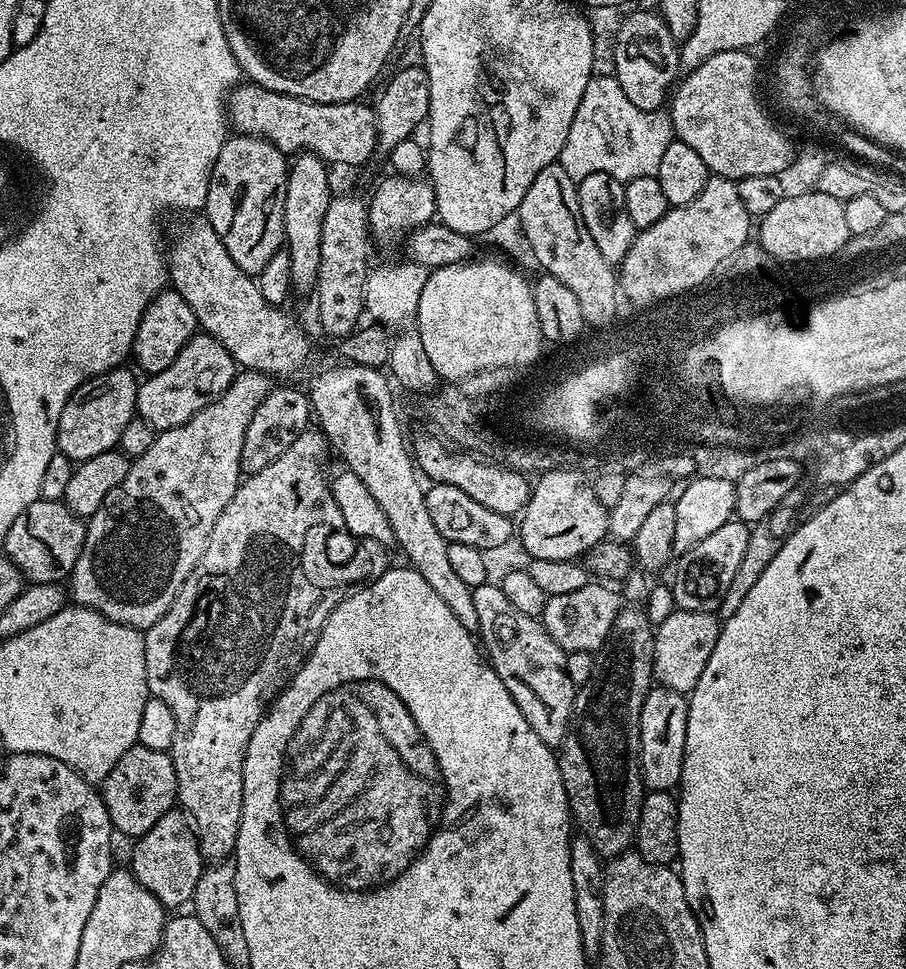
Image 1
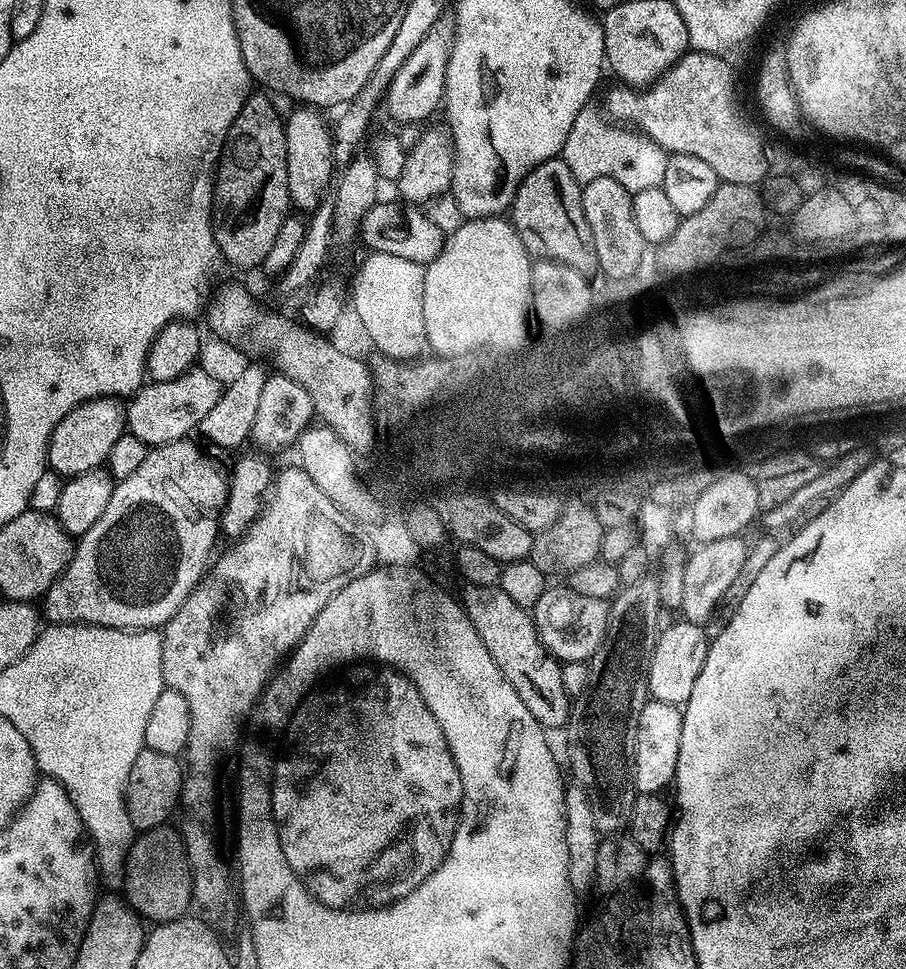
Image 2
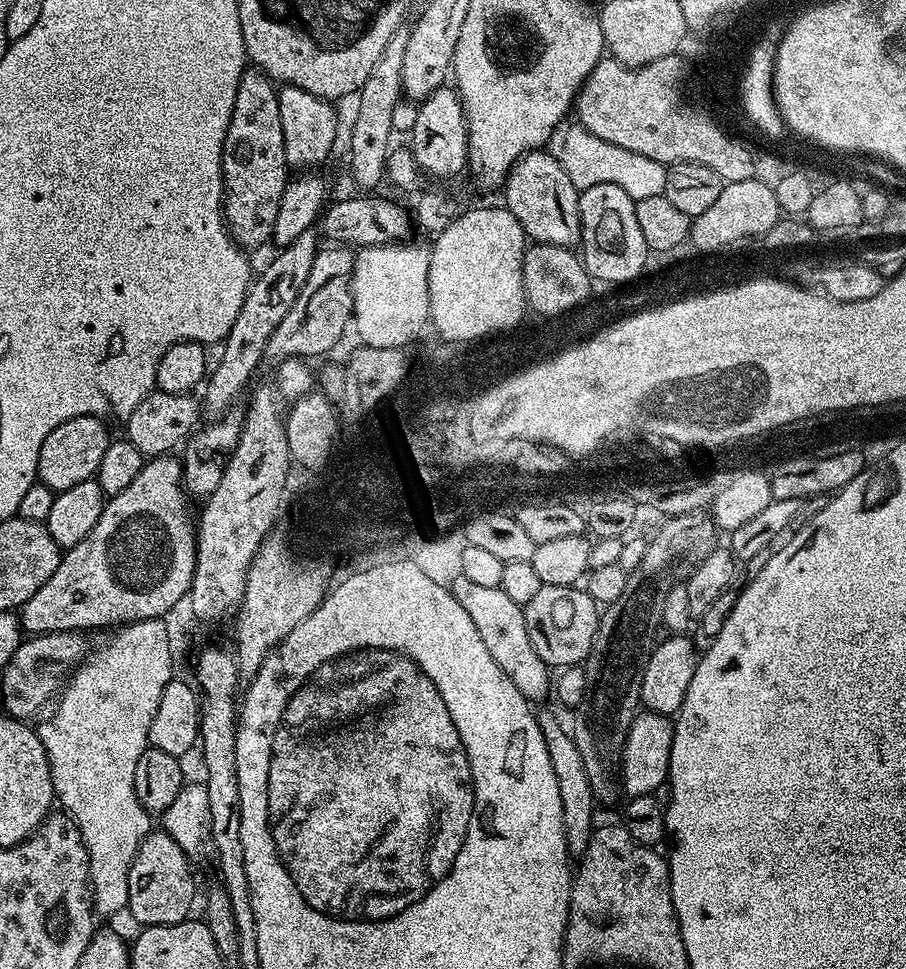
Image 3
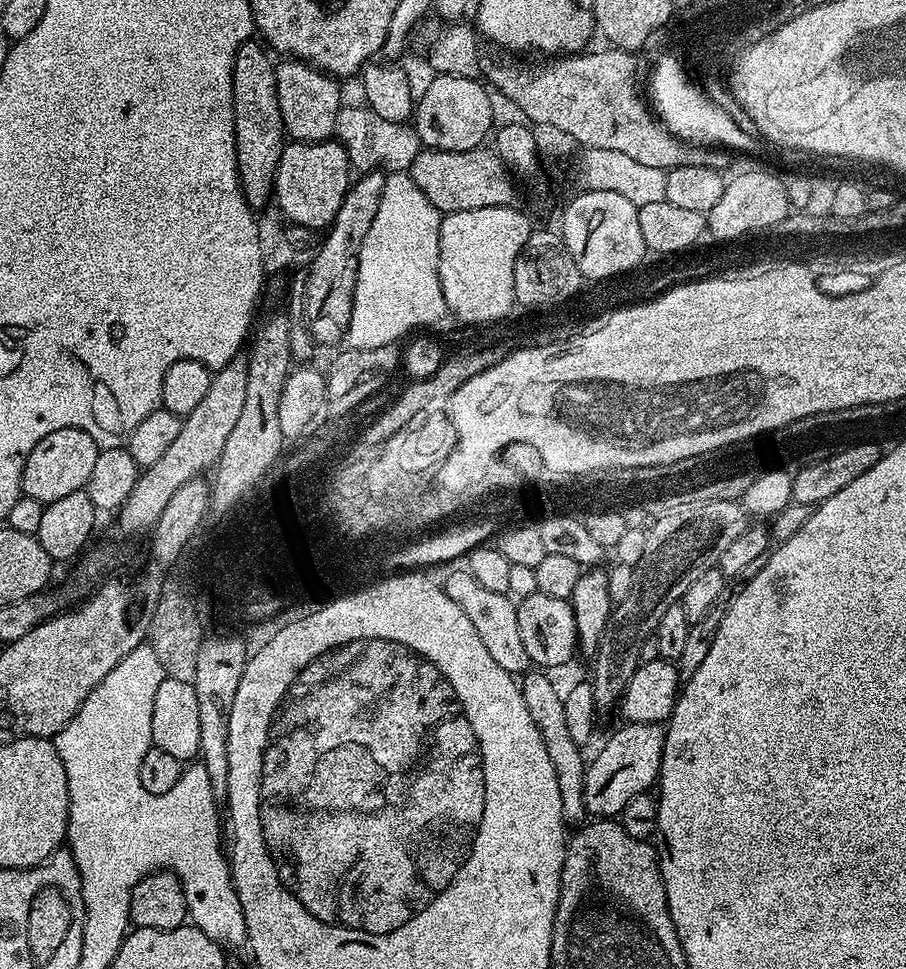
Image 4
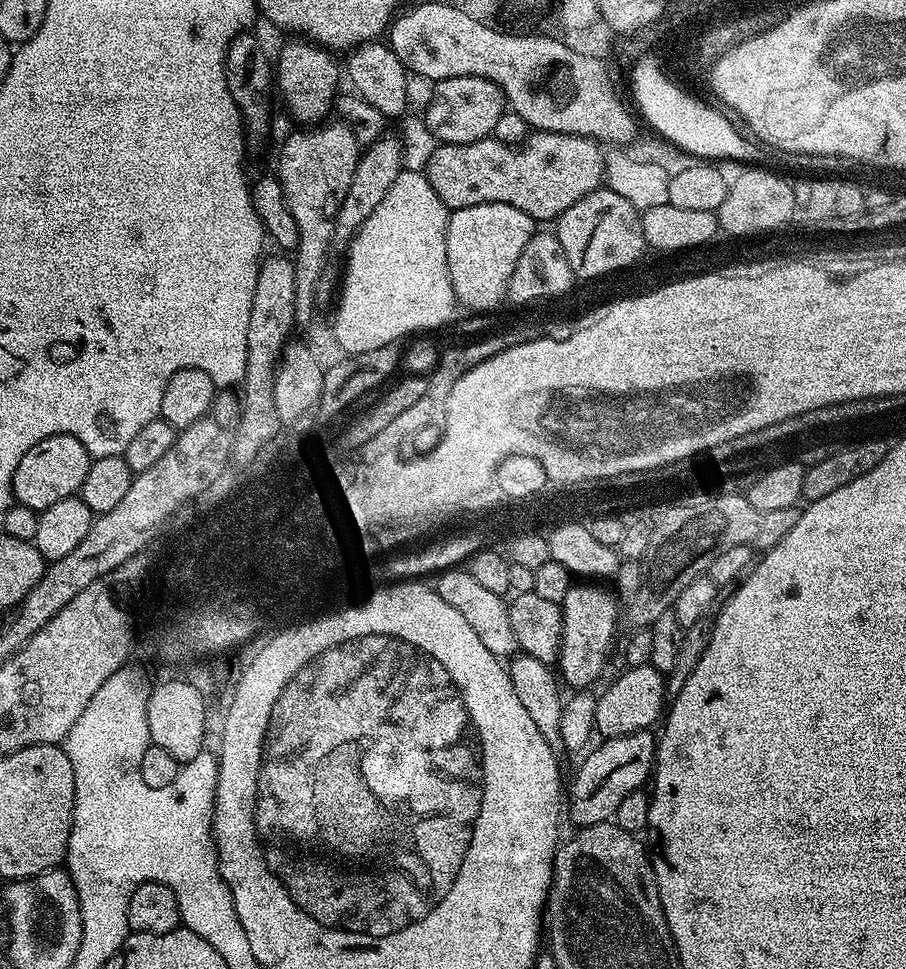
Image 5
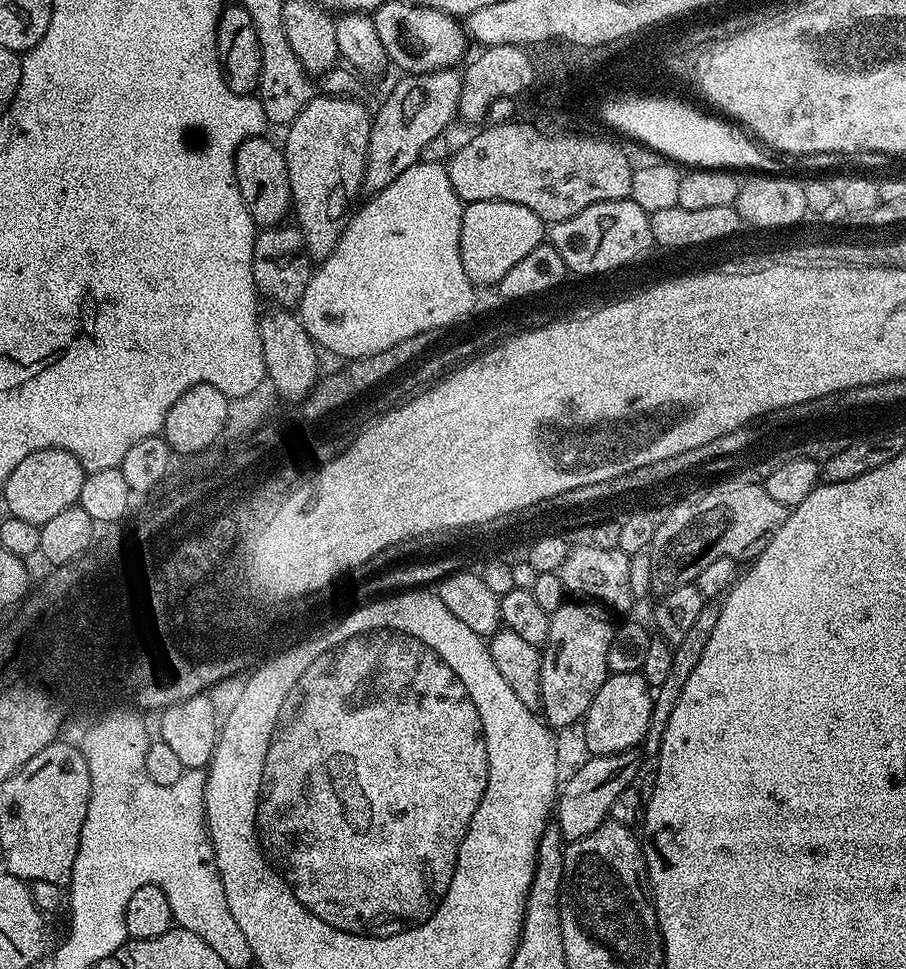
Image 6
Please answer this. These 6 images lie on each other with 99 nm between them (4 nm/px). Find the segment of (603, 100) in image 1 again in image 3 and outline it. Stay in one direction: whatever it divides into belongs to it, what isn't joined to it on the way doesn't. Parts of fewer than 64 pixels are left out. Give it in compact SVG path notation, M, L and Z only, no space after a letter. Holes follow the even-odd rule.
M574 124L565 134L558 157L566 174L579 191L596 185L618 185L632 200L638 201L642 198L661 196L665 190L665 165L654 162L645 155L635 154L632 150L605 142L579 124Z

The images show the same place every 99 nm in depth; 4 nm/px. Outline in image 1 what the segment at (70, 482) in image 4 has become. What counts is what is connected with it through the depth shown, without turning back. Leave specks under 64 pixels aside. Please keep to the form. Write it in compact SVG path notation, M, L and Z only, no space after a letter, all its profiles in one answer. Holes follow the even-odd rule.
M127 367L111 368L109 372L98 374L86 383L80 384L78 390L66 402L62 418L58 418L56 446L66 458L73 462L89 460L94 454L113 451L126 430L126 422L136 416L137 377L127 372Z

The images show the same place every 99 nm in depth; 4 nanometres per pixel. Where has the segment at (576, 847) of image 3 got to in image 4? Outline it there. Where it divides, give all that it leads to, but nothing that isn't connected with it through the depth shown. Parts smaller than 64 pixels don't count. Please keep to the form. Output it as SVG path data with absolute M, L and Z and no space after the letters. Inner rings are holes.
M529 670L523 673L519 681L520 693L526 702L526 710L530 710L530 718L534 718L534 726L542 734L542 742L546 746L546 754L550 754L550 763L554 766L554 778L558 778L558 794L562 794L562 814L569 825L579 825L585 819L584 811L584 769L586 767L586 756L583 756L581 745L570 738L570 730L566 726L566 706L561 689L556 689L556 684L551 680L549 673L544 670Z

